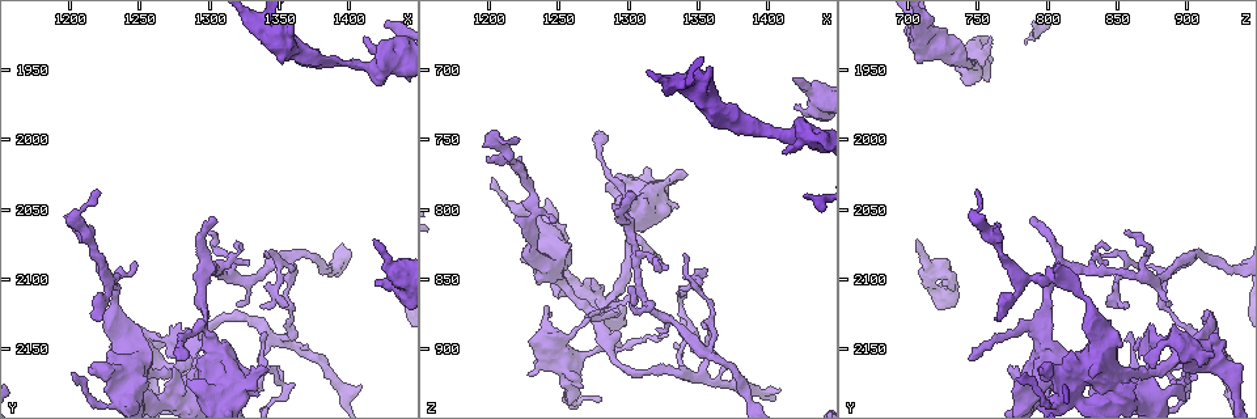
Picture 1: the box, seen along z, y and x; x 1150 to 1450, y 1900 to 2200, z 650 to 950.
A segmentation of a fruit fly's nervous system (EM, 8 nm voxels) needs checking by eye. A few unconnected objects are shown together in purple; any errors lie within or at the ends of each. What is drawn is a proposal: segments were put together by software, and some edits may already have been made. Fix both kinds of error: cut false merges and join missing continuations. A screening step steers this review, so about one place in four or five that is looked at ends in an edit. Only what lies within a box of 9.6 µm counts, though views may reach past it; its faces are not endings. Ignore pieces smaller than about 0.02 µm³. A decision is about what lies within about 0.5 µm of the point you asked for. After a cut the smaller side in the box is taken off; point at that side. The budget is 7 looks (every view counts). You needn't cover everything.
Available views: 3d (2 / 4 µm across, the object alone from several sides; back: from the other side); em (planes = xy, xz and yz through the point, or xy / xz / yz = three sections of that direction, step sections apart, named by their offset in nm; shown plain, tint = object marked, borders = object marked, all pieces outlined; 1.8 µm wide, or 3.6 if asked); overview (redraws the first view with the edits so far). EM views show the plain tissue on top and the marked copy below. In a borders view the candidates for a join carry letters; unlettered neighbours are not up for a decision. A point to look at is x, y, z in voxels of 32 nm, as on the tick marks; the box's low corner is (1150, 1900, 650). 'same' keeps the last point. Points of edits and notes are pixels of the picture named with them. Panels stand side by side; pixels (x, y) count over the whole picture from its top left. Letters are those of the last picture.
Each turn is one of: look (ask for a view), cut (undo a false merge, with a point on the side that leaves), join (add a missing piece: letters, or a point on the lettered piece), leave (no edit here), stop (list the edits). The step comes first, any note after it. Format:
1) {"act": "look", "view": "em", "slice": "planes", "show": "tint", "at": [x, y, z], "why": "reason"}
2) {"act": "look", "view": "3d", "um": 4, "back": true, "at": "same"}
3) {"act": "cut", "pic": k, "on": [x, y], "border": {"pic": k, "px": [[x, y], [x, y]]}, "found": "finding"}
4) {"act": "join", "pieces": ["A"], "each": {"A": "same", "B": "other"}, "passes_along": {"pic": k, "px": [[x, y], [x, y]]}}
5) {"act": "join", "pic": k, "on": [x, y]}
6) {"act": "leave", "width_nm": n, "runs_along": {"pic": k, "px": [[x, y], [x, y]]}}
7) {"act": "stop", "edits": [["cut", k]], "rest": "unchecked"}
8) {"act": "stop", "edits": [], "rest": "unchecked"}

{"act": "look", "view": "3d", "um": 4, "at": [1242, 2186, 812], "why": "thick turns thin"}

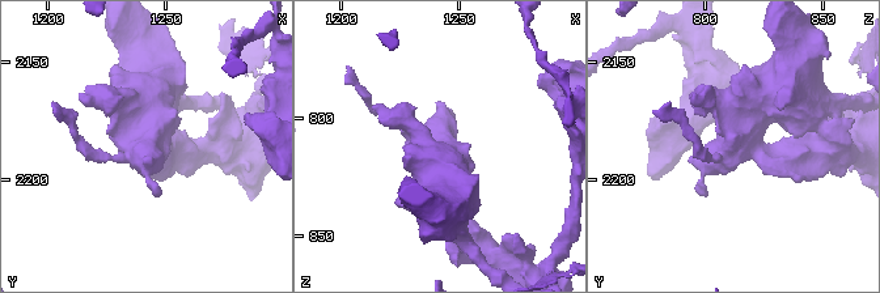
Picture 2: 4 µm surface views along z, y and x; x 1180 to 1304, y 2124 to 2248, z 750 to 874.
{"act": "look", "view": "em", "um": 3.6, "slice": "yz", "step": 16, "show": "tint", "at": [1241, 2186, 812]}

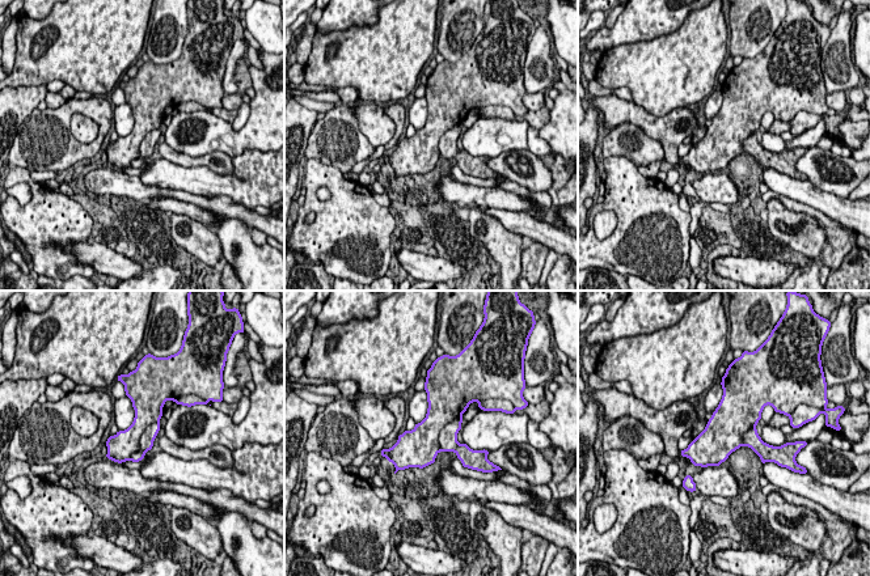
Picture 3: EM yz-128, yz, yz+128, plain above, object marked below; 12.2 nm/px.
{"act": "look", "view": "em", "um": 3.6, "slice": "planes", "show": "borders", "at": "same"}

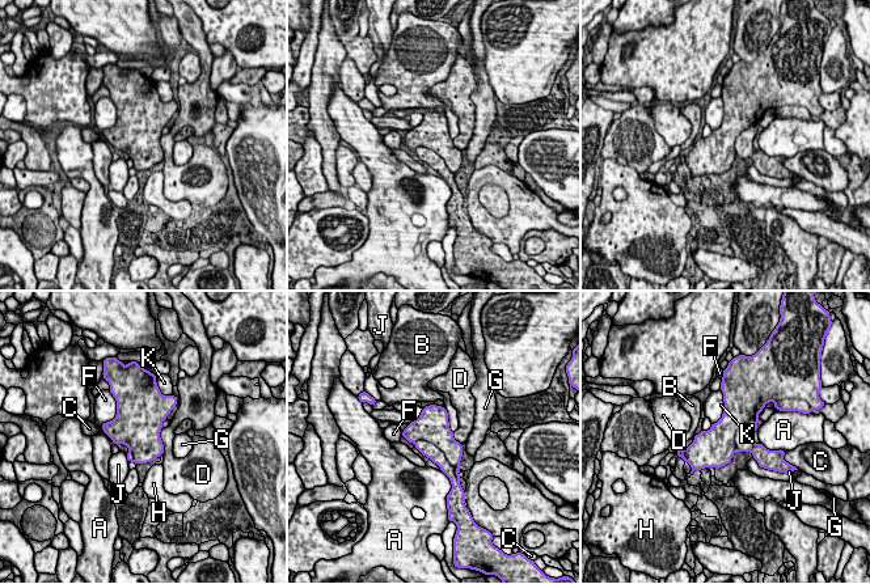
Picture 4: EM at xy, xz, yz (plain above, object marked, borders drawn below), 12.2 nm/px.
{"act": "cut", "pic": 4, "on": [434, 428], "each": {"A": "other", "B": "other", "C": "other", "D": "other", "F": "other", "G": "other", "H": "other", "J": "other", "K": "other"}, "border": {"pic": 4, "px": [[414, 441], [433, 443], [457, 470]]}, "found": "two neurons meet here"}

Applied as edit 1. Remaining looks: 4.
{"act": "look", "view": "overview", "why": "see it whole again"}

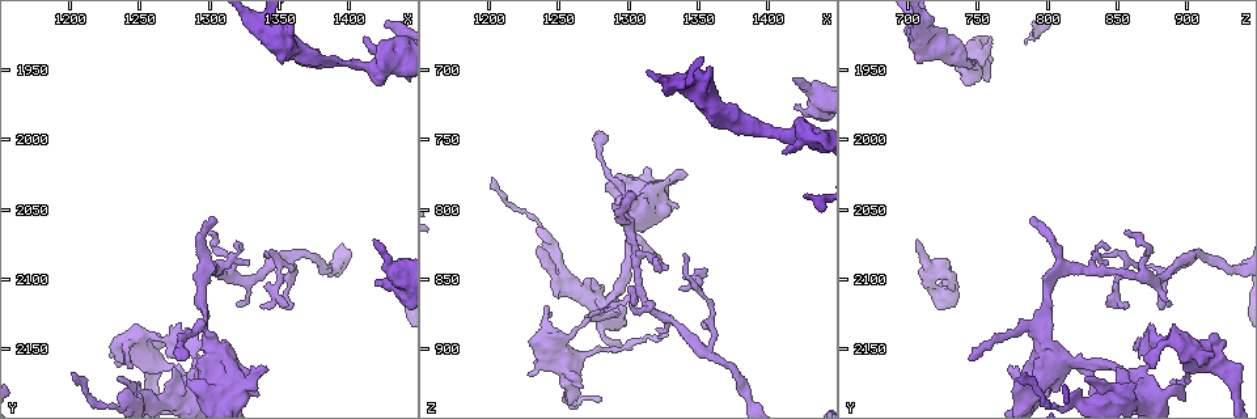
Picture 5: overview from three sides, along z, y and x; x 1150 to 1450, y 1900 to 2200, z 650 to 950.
{"act": "look", "view": "3d", "um": 2, "at": [1278, 2130, 872], "why": "free end"}

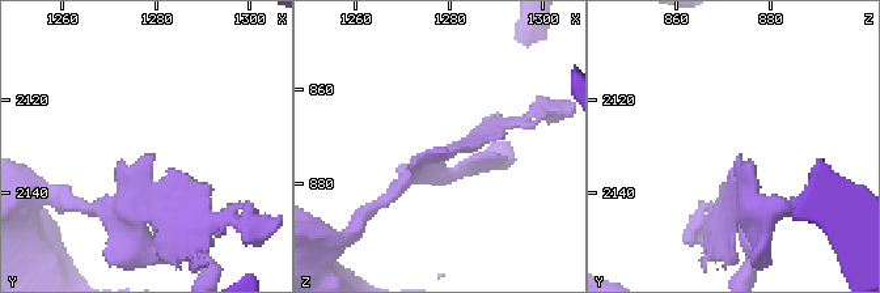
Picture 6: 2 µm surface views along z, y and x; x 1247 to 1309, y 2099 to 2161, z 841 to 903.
{"act": "look", "view": "em", "slice": "planes", "show": "tint", "at": [1278, 2132, 872], "why": "shape alone is not enough"}

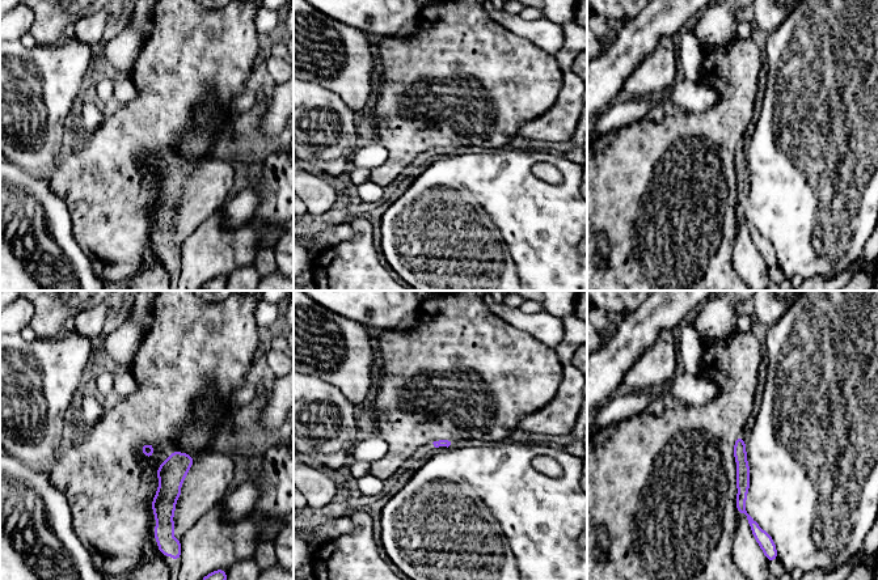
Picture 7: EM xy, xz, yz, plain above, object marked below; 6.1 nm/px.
{"act": "look", "view": "em", "slice": "planes", "show": "borders", "at": "same"}

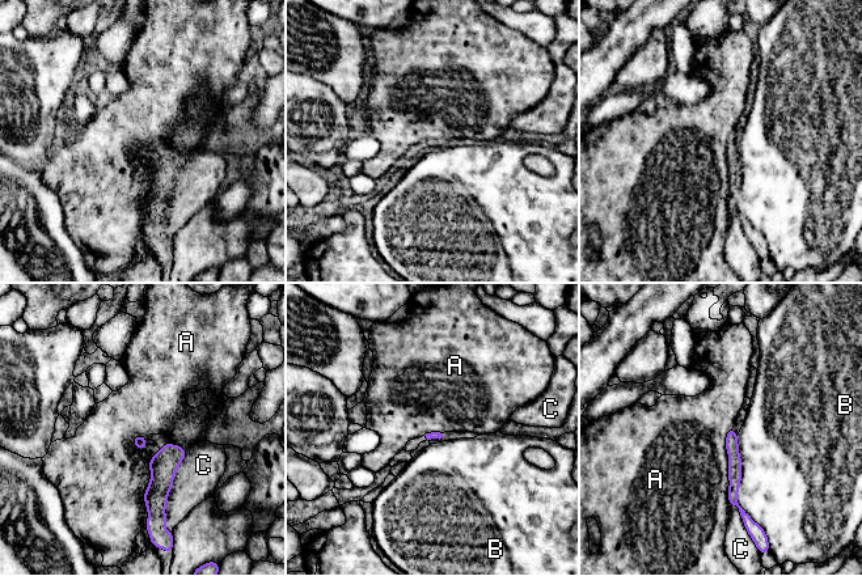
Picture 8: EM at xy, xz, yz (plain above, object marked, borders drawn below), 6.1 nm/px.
{"act": "leave", "each": {"A": "other", "B": "other", "C": "other"}, "runs_along": {"pic": 8, "px": [[731, 432], [734, 502]]}, "found": "no lettered piece goes on from it"}

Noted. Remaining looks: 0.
{"act": "stop", "edits": [["cut", 4]], "rest": "unchecked"}

